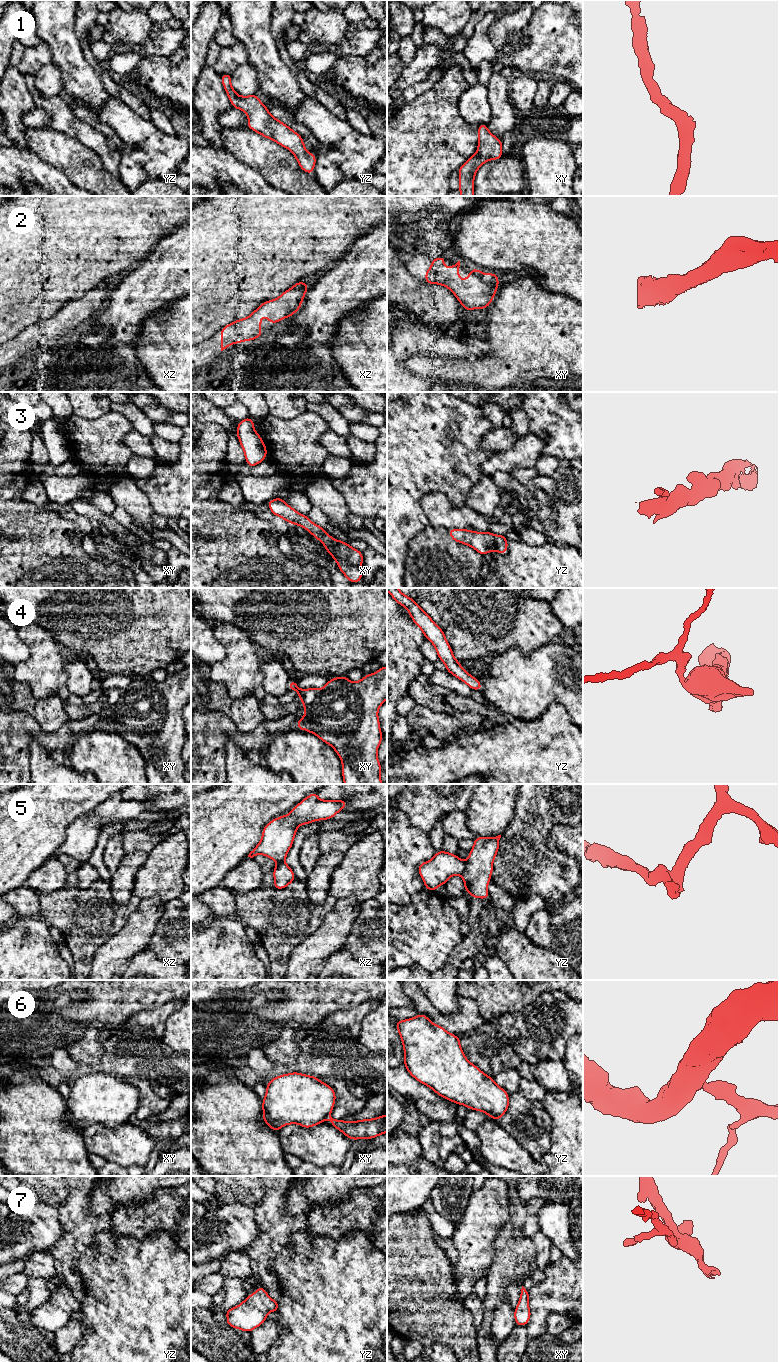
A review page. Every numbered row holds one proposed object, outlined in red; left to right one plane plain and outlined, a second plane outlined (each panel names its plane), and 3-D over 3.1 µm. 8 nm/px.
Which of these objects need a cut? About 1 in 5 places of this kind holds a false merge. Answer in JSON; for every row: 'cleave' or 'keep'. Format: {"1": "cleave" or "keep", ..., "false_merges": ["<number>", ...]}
{"1": "keep", "2": "keep", "3": "keep", "4": "keep", "5": "cleave", "6": "cleave", "7": "keep", "false_merges": ["5", "6"]}

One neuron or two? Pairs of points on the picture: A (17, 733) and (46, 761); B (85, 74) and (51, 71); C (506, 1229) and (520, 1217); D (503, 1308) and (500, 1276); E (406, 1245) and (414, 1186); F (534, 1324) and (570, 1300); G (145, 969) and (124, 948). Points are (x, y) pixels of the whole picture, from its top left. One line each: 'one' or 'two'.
A: two
B: two
C: one
D: two
E: two
F: one
G: two

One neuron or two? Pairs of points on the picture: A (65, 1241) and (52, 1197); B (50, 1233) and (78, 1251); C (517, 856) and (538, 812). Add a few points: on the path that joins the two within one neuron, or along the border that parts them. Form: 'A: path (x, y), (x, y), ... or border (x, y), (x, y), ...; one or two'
A: border (61, 1202), (59, 1204); two
B: border (58, 1218), (64, 1228), (64, 1233), (53, 1244); two
C: path (528, 845), (533, 823); one

